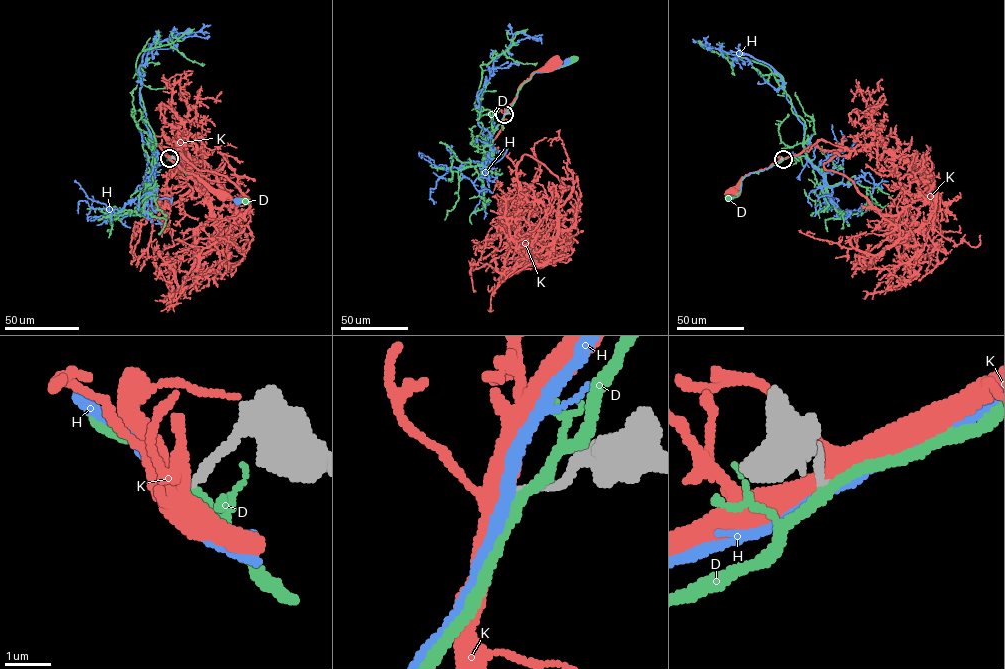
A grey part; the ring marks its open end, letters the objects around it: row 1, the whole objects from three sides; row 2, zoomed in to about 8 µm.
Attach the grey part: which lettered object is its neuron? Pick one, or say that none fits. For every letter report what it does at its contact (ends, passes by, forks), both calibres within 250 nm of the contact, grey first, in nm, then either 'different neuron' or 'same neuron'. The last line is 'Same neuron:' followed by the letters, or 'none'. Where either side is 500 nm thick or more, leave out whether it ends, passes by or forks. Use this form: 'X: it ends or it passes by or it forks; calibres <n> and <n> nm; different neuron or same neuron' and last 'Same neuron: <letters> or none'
D: it passes by; calibres 200 and 260 nm; different neuron
H: it passes by; calibres 190 and 260 nm; different neuron
K: it forks; calibres 190 and 400 nm; different neuron
Same neuron: none

